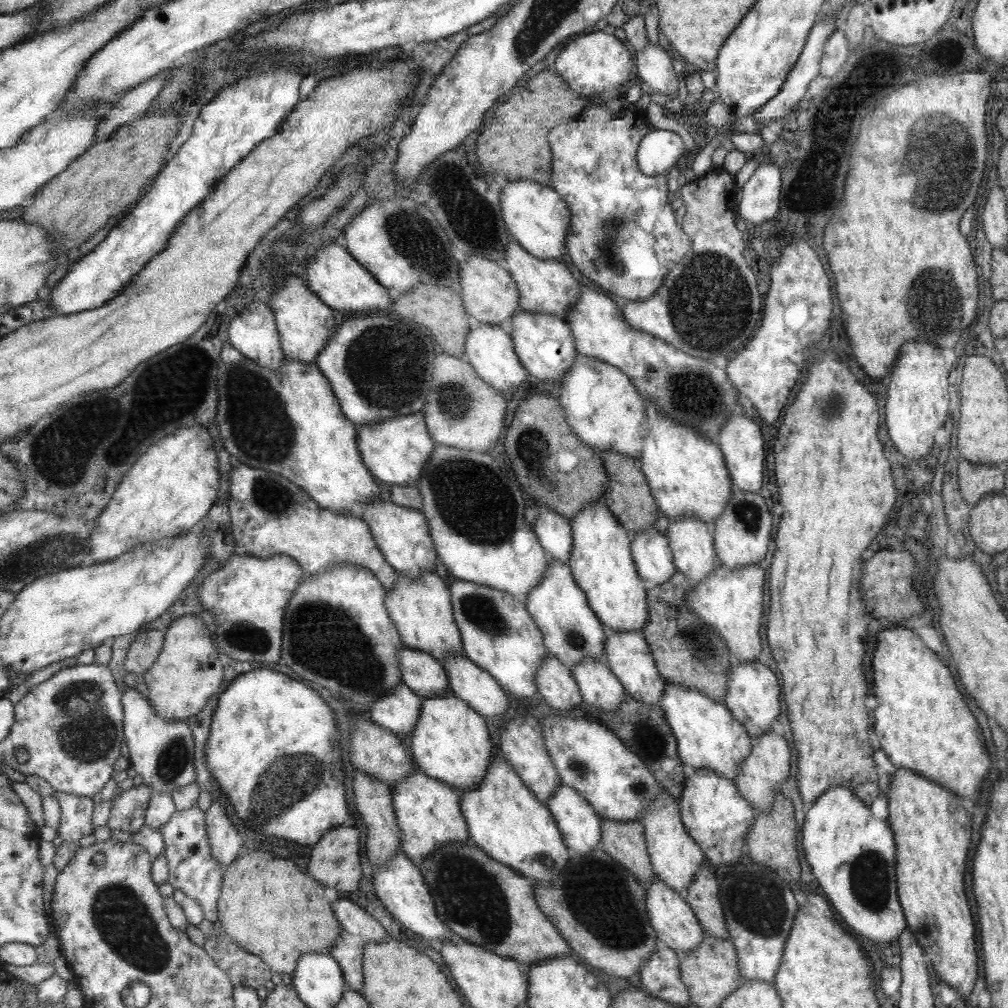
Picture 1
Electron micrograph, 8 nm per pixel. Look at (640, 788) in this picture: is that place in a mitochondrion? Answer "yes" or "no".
yes

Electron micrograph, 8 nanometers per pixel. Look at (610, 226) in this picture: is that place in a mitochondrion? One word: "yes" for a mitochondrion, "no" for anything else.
yes

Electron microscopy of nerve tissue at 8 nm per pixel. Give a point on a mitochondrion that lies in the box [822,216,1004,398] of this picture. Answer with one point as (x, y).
(933, 287)

